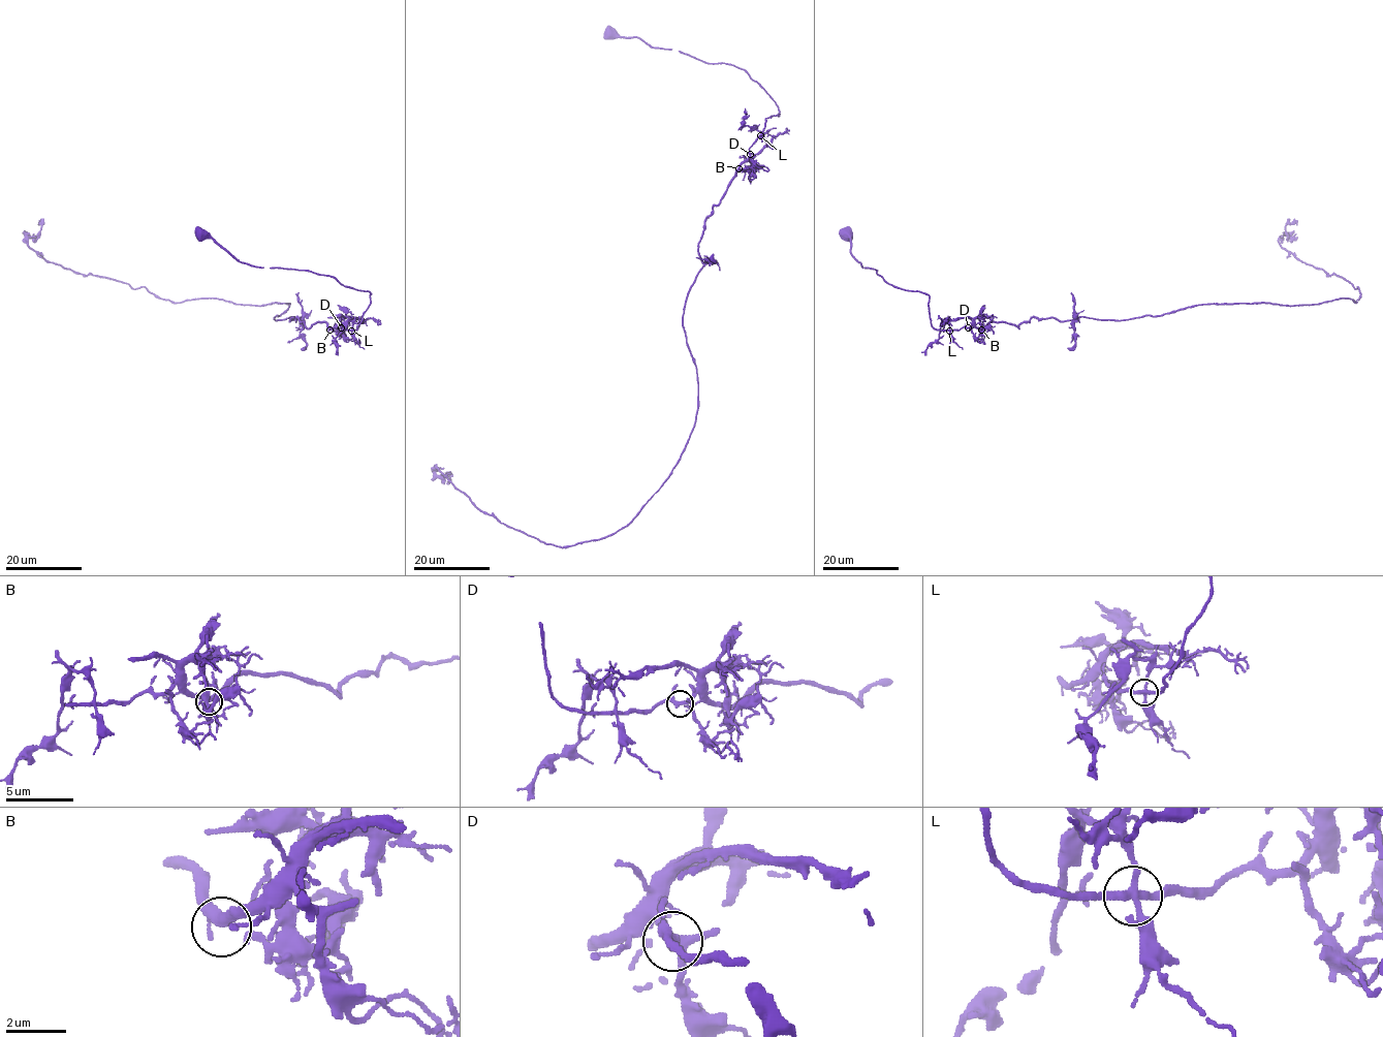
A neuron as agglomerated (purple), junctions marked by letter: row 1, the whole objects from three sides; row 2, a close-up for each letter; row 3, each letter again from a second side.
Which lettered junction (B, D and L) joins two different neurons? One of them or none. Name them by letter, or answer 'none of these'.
L

